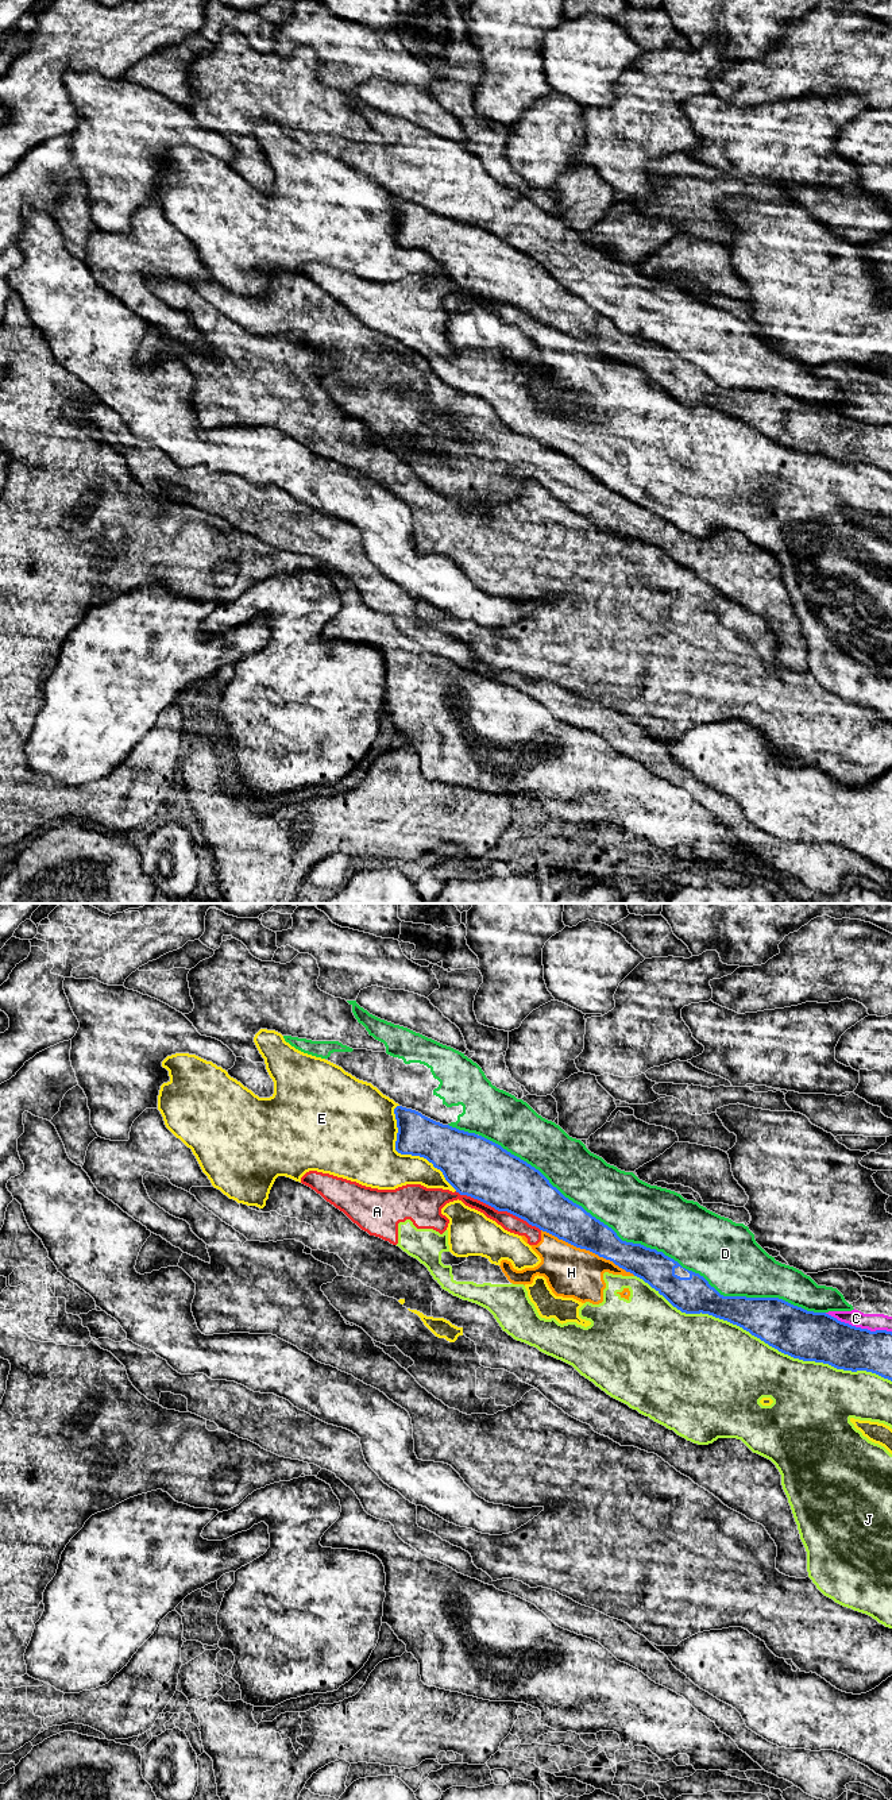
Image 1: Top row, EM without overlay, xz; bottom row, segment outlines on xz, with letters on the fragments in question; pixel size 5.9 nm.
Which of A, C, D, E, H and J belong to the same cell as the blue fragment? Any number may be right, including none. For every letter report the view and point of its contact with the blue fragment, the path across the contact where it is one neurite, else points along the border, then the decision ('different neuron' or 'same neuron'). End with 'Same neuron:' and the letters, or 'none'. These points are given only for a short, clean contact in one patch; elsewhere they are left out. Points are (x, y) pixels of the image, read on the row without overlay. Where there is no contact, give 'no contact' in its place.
A: xz (498, 303) | different neuron
C: xz (858, 420) | different neuron
D: xz (652, 342) | different neuron
E: xz (405, 246) | different neuron
H: xz (589, 342) | different neuron
J: xz (763, 432) | different neuron
Same neuron: none

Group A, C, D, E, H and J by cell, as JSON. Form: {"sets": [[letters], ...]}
{"sets": [["A", "H", "J"], ["C"], ["D"], ["E"]]}

